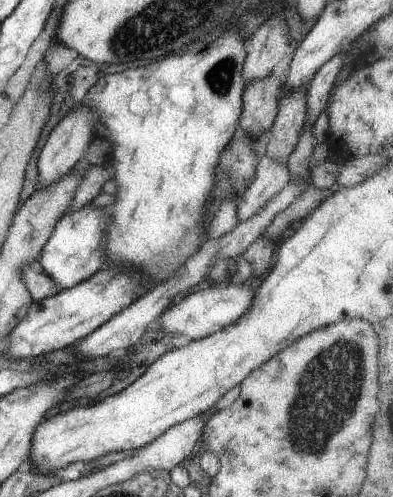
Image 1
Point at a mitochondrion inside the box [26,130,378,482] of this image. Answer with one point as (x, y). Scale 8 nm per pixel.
(329, 391)

